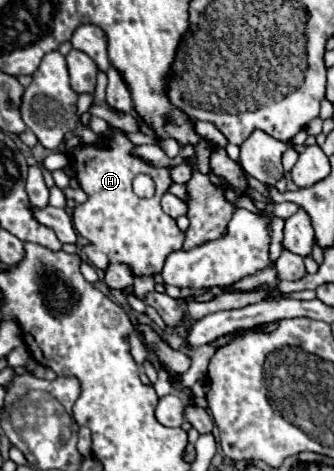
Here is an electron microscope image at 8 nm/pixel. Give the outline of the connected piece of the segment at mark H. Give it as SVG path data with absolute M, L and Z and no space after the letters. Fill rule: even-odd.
M113 125L111 135L99 147L79 145L69 153L69 167L75 171L79 187L87 193L87 201L73 209L75 231L101 247L111 263L127 263L135 275L155 275L163 269L165 259L183 247L185 233L177 227L177 221L161 209L161 197L173 185L171 167L153 167L141 157L133 155L135 143L123 129ZM139 173L147 173L155 181L155 197L141 199L133 193L131 183Z

